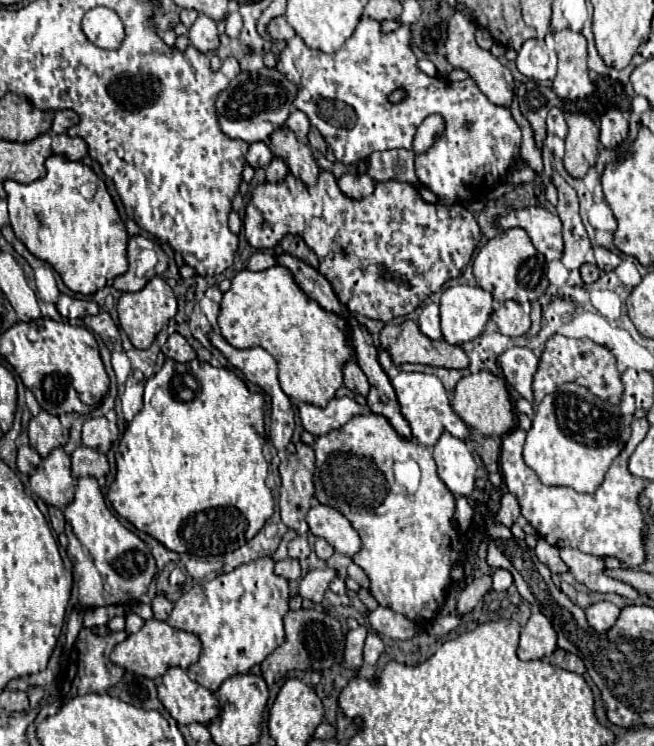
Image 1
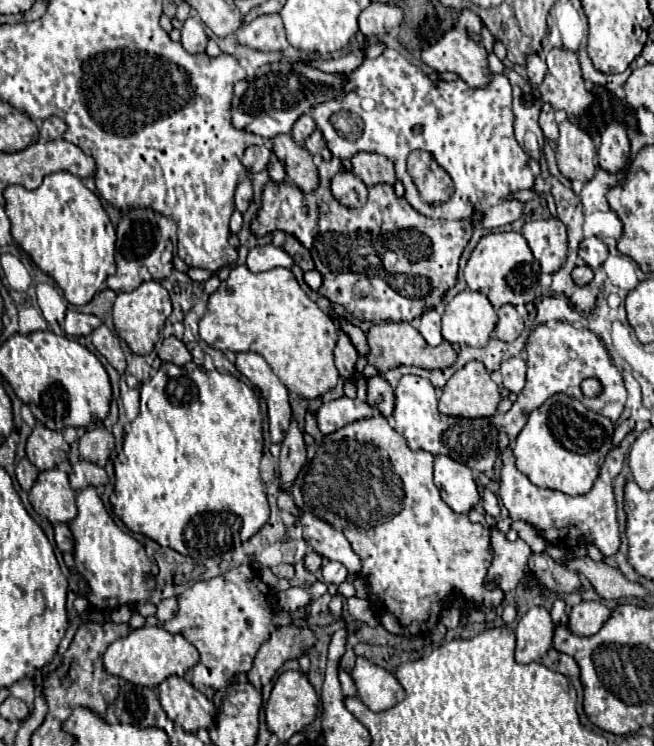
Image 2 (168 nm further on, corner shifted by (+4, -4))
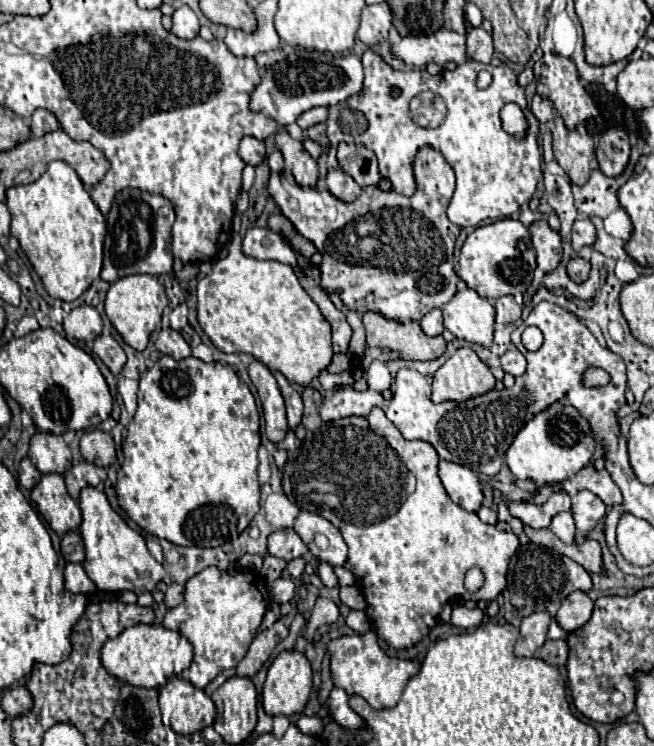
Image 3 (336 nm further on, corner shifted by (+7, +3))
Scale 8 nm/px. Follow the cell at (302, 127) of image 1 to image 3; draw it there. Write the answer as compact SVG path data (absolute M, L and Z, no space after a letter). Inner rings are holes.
M313 107L313 109L305 111L305 115L301 115L301 119L297 119L297 125L301 129L307 129L311 125L325 123L327 117L329 117L329 107Z

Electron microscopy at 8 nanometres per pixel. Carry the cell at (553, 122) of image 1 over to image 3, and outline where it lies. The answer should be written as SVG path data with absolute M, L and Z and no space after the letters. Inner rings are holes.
M535 95L533 97L533 103L531 103L531 111L533 115L541 121L541 123L547 123L553 119L553 103L541 95Z

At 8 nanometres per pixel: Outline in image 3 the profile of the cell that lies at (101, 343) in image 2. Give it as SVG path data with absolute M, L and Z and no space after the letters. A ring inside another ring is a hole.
M99 335L93 343L93 353L109 367L113 375L119 375L125 365L125 351L111 335Z

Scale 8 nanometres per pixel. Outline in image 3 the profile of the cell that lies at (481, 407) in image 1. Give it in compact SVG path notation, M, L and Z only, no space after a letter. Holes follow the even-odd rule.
M461 347L433 375L433 403L465 401L495 387L489 367L471 347Z

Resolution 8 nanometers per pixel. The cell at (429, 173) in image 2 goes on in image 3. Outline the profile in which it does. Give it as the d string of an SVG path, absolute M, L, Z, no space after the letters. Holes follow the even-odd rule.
M423 147L415 159L415 181L417 189L411 197L399 195L395 191L381 191L379 187L365 187L357 201L343 203L337 197L333 197L329 191L313 191L313 205L317 207L313 211L313 217L307 217L299 205L299 199L293 197L287 187L283 185L283 173L271 173L269 179L269 193L295 225L295 229L307 237L317 251L323 255L321 261L321 287L329 293L337 293L343 303L357 311L375 311L381 313L387 319L393 321L421 321L421 317L431 311L433 307L445 305L455 293L457 293L457 273L453 271L453 245L459 235L459 227L453 225L447 219L447 207L455 191L456 178L452 167L445 163L443 155L439 151L433 151L433 147ZM383 207L401 207L401 211L385 211L385 215L375 215Z

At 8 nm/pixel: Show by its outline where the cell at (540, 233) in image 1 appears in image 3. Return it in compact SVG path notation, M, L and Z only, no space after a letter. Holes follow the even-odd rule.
M537 221L531 227L531 237L533 237L533 247L537 251L537 265L545 273L551 273L557 269L561 261L561 237L555 233L547 221Z

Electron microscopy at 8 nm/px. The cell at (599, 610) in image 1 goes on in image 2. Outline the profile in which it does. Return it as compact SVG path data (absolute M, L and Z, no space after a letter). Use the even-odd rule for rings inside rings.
M580 602L572 608L568 616L568 626L578 636L592 636L596 634L606 620L610 618L612 610L602 602Z

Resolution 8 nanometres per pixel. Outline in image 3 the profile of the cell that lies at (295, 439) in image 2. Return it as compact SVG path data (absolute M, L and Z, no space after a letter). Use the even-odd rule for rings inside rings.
M273 371L273 377L277 379L279 389L281 389L281 395L283 395L283 399L285 399L289 427L295 429L295 427L301 423L301 415L303 415L303 401L301 401L301 395L299 395L299 391L297 391L279 371Z

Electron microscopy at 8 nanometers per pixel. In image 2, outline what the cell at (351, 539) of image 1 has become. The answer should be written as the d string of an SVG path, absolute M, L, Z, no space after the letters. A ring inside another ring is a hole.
M304 512L300 516L302 528L304 528L304 540L324 558L328 560L336 560L342 562L346 566L348 572L360 572L360 558L358 554L352 550L350 542L346 540L346 536L336 530L332 524L316 518L310 512Z

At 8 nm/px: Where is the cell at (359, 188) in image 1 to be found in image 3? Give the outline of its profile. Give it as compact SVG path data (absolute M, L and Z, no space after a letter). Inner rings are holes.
M331 169L327 173L327 189L345 203L351 203L361 195L361 187L357 187L357 183L353 183L353 177L345 175L341 169Z

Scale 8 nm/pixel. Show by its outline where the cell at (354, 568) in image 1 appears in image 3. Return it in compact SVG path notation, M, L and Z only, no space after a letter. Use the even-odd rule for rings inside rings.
M319 597L311 611L309 625L306 626L304 638L313 641L313 633L319 625L325 623L335 623L339 618L339 608L331 599Z

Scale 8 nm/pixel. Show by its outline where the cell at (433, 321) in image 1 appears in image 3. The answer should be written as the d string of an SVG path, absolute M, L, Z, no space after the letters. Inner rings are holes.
M431 309L423 319L421 319L421 329L435 337L435 335L441 335L443 333L443 315L441 315L441 309Z

